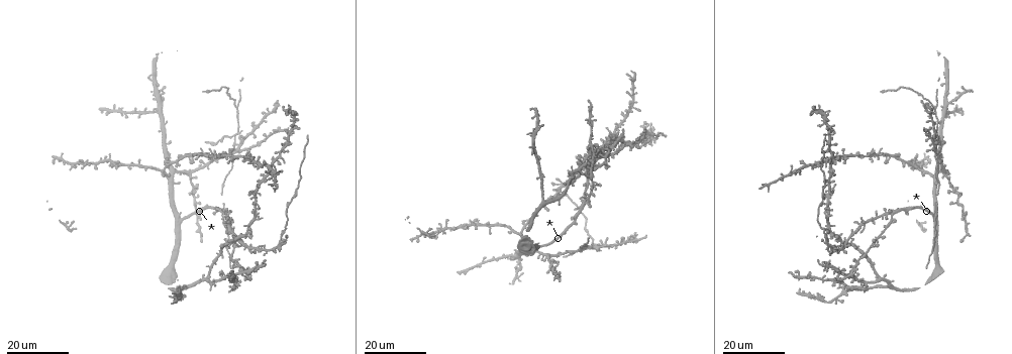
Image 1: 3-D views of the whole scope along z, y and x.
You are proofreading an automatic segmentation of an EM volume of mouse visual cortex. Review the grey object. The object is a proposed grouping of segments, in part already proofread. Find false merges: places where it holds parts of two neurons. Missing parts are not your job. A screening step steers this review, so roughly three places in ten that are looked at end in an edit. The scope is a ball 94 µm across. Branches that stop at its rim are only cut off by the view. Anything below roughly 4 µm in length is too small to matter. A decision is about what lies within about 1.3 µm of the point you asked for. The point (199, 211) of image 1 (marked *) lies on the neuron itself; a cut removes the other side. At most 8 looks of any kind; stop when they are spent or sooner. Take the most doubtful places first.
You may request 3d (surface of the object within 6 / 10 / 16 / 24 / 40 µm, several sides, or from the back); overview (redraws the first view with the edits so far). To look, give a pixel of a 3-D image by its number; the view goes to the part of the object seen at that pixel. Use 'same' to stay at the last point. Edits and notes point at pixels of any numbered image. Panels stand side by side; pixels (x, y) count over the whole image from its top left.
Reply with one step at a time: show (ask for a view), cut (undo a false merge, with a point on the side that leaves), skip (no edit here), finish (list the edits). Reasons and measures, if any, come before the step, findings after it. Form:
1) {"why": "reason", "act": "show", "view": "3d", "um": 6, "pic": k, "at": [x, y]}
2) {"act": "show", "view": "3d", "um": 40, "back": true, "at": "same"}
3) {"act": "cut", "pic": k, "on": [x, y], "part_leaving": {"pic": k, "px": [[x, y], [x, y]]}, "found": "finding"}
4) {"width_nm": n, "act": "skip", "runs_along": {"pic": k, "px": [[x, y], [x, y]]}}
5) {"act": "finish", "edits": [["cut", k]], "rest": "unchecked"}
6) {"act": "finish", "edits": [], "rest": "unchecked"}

{"why": "three-way junction", "act": "show", "view": "3d", "um": 16, "pic": 1, "at": [235, 132]}

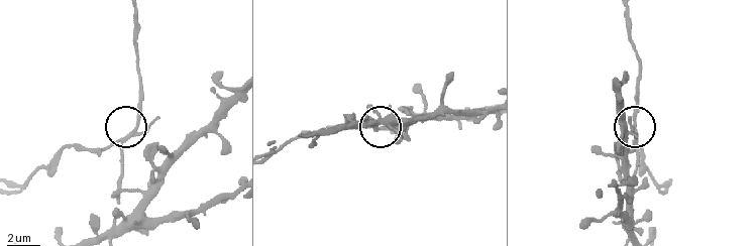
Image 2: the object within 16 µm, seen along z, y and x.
{"act": "show", "view": "3d", "um": 6, "pic": 2, "at": [123, 139]}

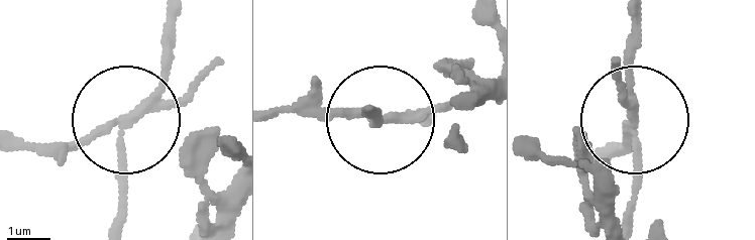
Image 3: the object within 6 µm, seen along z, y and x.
{"width_nm": 170, "act": "cut", "pic": 3, "on": [82, 138], "part_leaving": {"pic": 3, "px": [[140, 108], [69, 141], [25, 141]]}, "found": "two neurons meet here"}

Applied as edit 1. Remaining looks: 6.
{"why": "three-way junction", "act": "show", "view": "3d", "um": 16, "pic": 1, "at": [934, 106]}

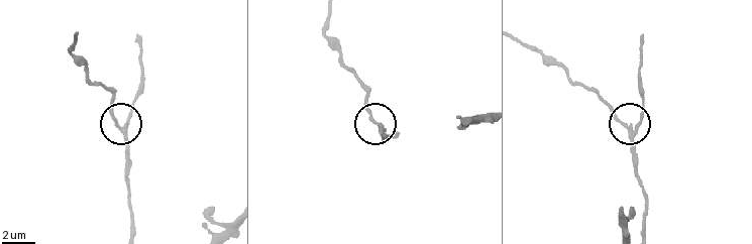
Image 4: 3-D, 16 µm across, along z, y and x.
{"why": "zoom in", "act": "show", "view": "3d", "um": 6, "pic": 4, "at": [638, 124]}

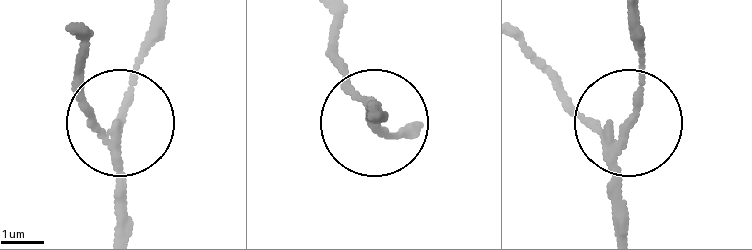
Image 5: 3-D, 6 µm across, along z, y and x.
{"width_nm": 180, "act": "cut", "pic": 5, "on": [87, 109], "part_leaving": {"pic": 5, "px": [[117, 151], [92, 112], [77, 39]]}, "found": "two neurons meet here"}

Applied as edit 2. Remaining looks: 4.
{"why": "four or more arms meet", "act": "show", "view": "3d", "um": 24, "pic": 1, "at": [430, 232]}

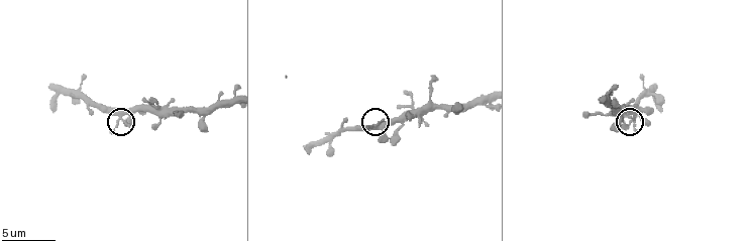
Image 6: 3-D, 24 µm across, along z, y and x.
{"why": "closer look", "act": "show", "view": "3d", "um": 10, "pic": 6, "at": [118, 115]}

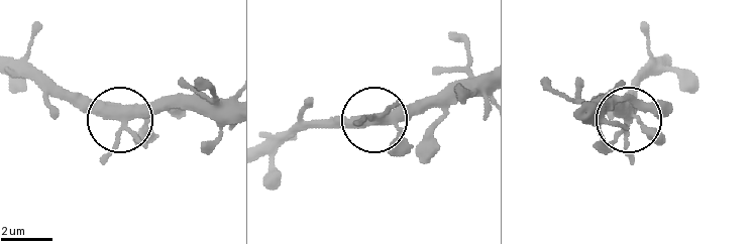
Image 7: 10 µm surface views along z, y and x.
{"act": "show", "view": "3d", "um": 10, "back": true, "pic": 7, "at": [121, 122]}

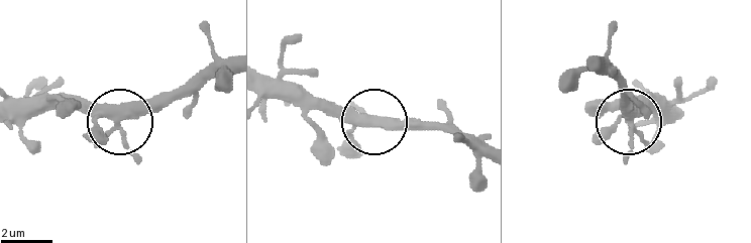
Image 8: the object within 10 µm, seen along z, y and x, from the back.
{"width_nm": 320, "act": "skip", "found": "all the same neuron"}

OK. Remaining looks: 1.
{"act": "finish", "edits": [["cut", 3], ["cut", 5]], "rest": "unchecked"}

